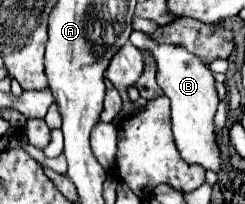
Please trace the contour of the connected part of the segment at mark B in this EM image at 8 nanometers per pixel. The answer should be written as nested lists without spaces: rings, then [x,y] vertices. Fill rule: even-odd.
[[[132,32],[130,42],[140,50],[150,50],[158,64],[158,84],[172,100],[172,130],[182,158],[188,164],[200,164],[206,170],[220,172],[220,148],[216,146],[214,134],[214,114],[218,108],[218,93],[212,71],[204,62],[192,54],[188,54],[182,46],[156,44],[144,32]]]

